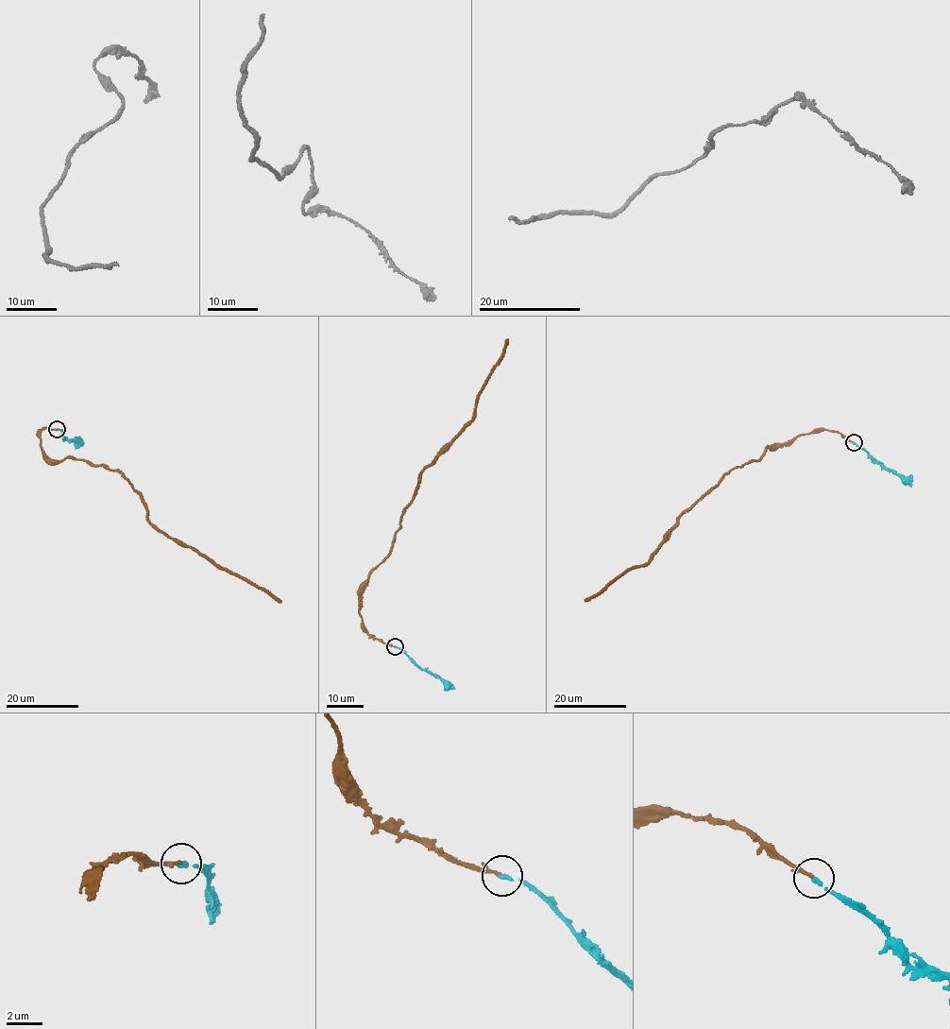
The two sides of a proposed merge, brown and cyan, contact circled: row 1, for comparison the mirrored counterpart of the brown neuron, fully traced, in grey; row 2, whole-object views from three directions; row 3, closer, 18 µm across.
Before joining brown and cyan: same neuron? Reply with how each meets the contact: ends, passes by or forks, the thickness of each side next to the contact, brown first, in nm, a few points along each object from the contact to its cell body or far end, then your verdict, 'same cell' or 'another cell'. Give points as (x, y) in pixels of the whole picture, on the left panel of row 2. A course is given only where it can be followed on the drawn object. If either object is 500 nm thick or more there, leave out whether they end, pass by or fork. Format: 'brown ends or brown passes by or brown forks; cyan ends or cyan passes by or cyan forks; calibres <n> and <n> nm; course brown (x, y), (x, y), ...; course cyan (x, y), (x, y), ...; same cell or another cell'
brown ends; cyan ends; calibres 170 and 200 nm; course brown (57, 429), (41, 430), (50, 460), (82, 459), (116, 471), (140, 492), (148, 519), (163, 534), (280, 602); course cyan (57, 429), (70, 439), (83, 444); same cell

